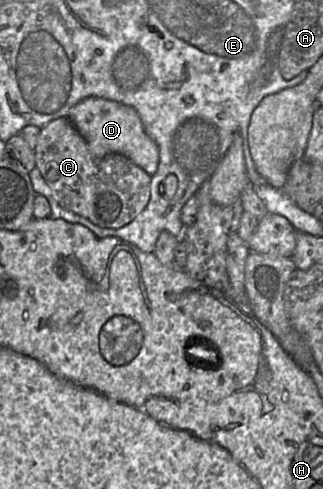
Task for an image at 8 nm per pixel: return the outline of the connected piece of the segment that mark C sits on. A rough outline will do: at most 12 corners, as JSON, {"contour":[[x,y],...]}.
{"contour":[[67,117],[40,128],[36,169],[57,203],[118,229],[151,176],[121,154],[95,159]]}

